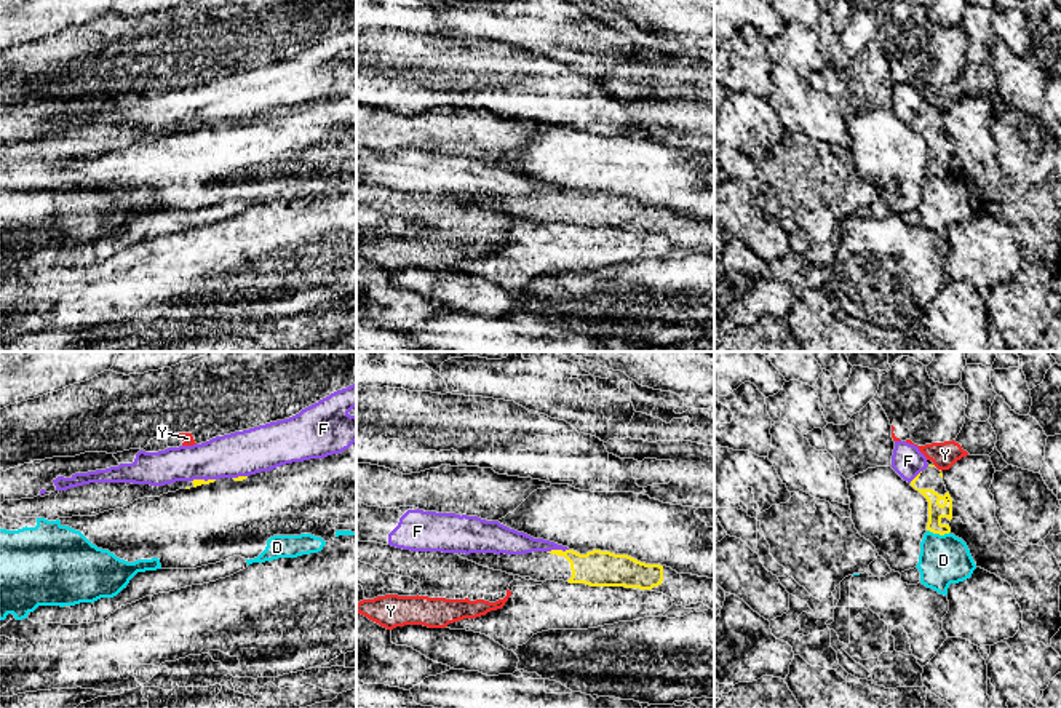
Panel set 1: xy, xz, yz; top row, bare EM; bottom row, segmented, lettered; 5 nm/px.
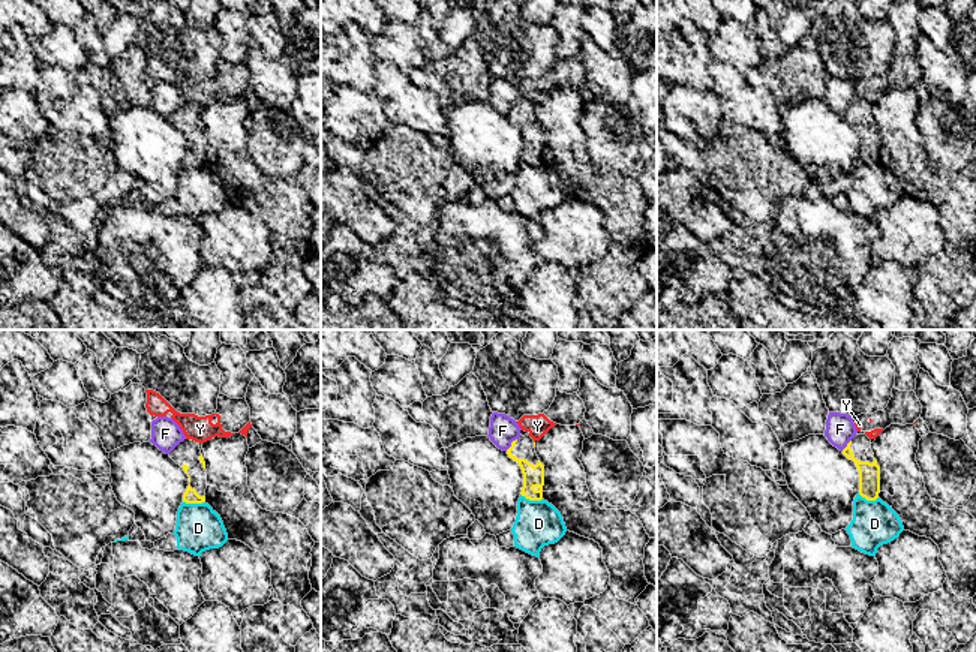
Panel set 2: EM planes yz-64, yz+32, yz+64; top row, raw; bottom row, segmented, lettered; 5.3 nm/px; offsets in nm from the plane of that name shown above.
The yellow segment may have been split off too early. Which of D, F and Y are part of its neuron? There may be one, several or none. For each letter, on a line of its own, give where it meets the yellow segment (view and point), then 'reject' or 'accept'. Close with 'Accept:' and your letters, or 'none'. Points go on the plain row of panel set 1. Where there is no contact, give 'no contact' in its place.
D: yz (938, 175) | reject
F: xz (558, 192) | reject
Y: no contact | reject
Accept: none

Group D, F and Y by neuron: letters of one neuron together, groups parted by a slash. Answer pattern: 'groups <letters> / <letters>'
groups D / F / Y

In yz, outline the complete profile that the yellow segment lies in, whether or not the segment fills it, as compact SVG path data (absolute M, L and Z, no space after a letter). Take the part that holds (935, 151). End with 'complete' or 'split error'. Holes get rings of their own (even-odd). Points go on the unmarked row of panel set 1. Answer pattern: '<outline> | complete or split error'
M928 107L911 123L911 128L928 144L927 173L944 177L951 174L952 141L941 120L941 112L935 107Z | split error

